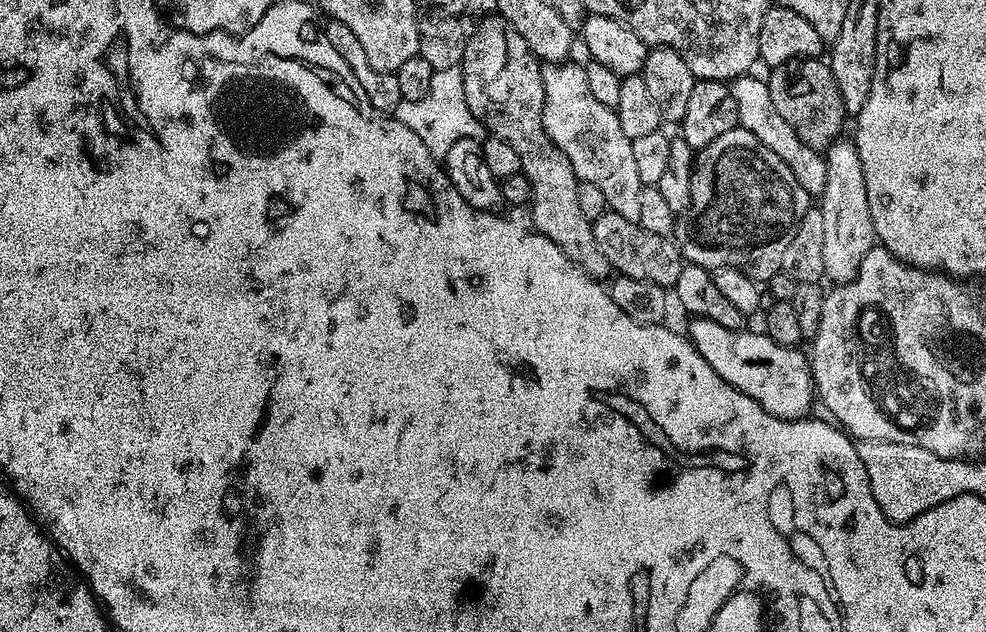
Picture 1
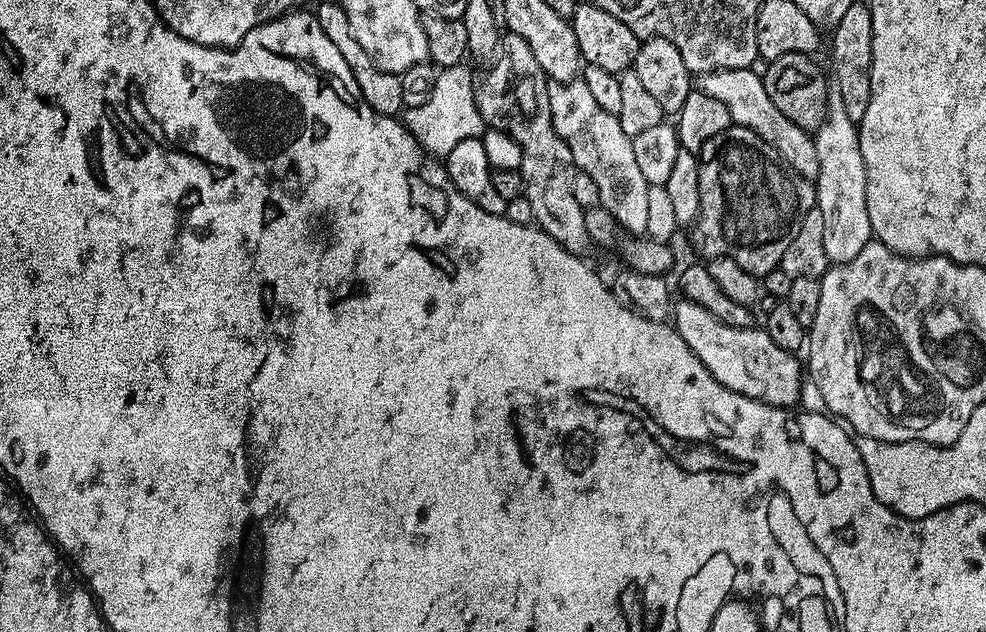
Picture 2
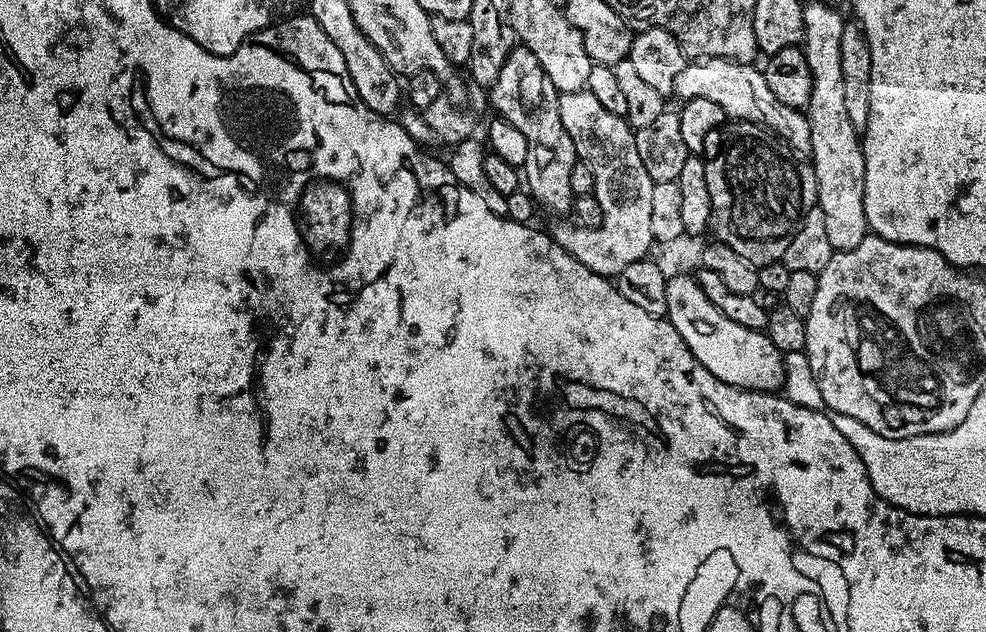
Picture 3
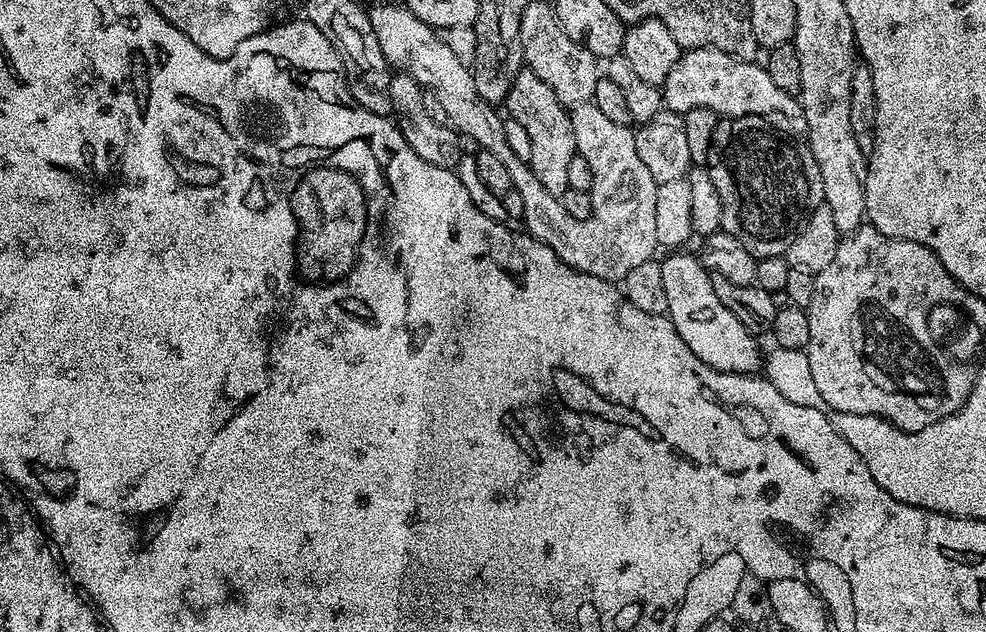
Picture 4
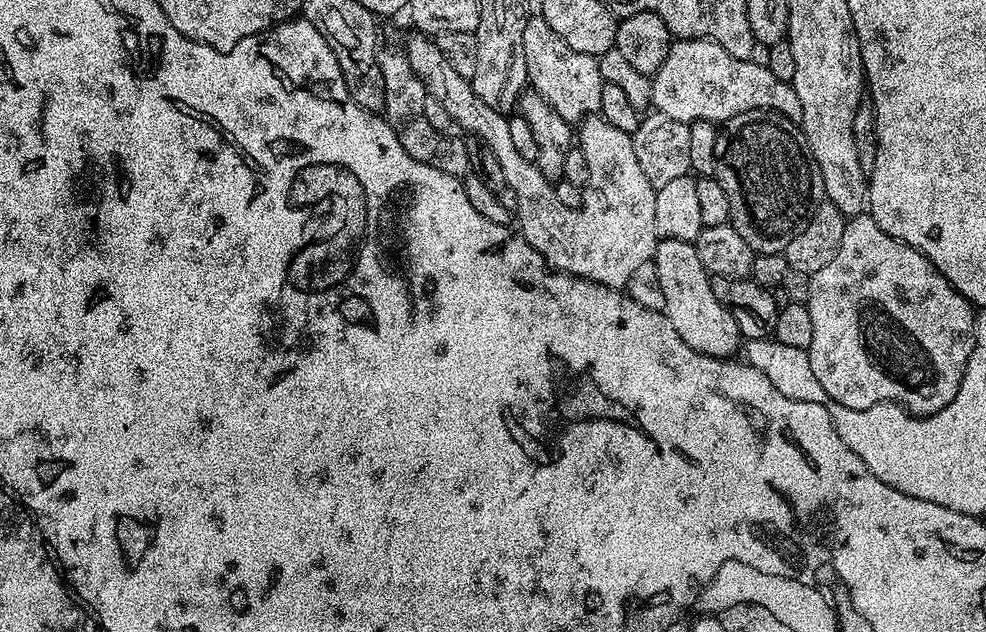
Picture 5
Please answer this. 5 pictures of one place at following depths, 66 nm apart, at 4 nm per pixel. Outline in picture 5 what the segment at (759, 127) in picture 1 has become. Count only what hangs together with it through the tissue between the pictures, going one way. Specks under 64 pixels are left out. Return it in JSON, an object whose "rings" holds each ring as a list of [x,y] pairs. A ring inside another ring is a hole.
{"rings":[[[676,40],[660,69],[651,77],[651,107],[666,114],[666,118],[678,118],[678,122],[687,125],[696,120],[723,122],[759,108],[800,121],[802,102],[798,102],[791,83],[774,78],[767,66],[756,63],[755,59],[739,60],[726,54],[712,40]]]}

